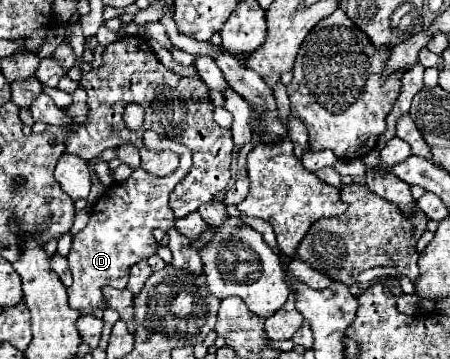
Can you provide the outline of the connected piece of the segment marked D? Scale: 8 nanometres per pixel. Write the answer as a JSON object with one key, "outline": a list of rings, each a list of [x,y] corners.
{"outline":[[[154,132],[144,134],[144,146],[156,152],[174,150],[180,156],[180,166],[174,174],[164,178],[158,178],[144,170],[134,170],[128,180],[108,188],[92,207],[88,226],[74,236],[72,248],[68,252],[68,264],[74,276],[74,282],[68,288],[68,298],[70,306],[80,310],[82,314],[106,306],[102,300],[104,286],[126,288],[130,266],[134,262],[146,260],[156,252],[156,240],[152,236],[154,228],[174,226],[174,212],[170,210],[168,196],[174,190],[174,186],[190,172],[192,154],[182,144],[166,140]]]}

